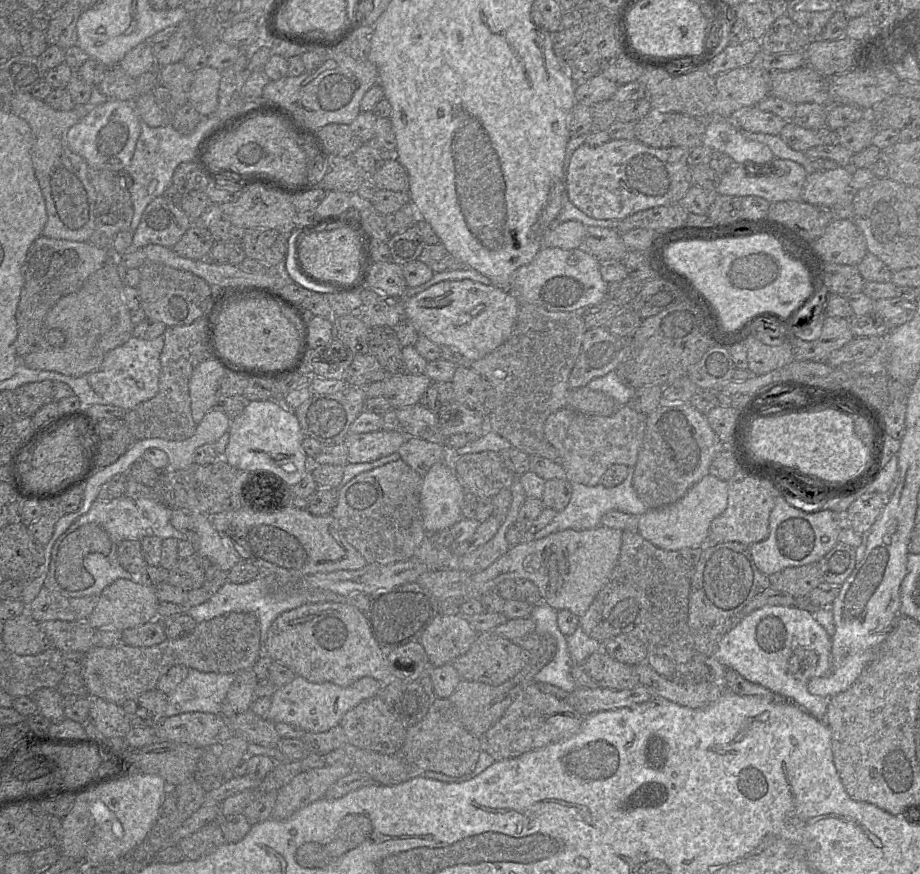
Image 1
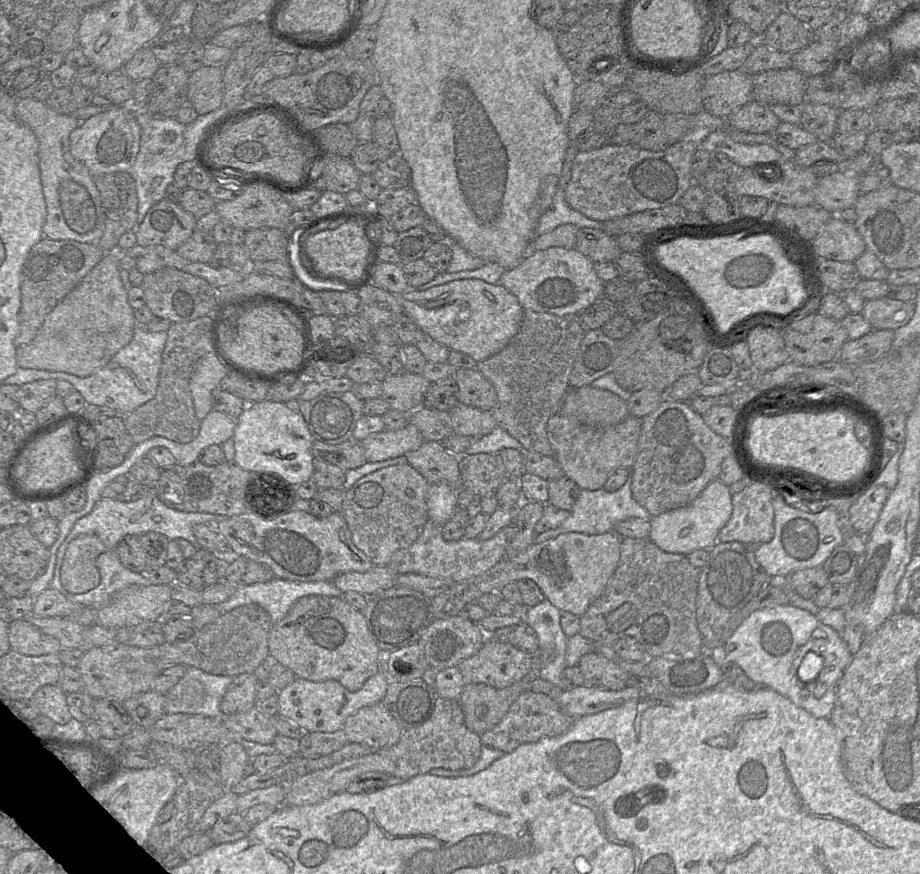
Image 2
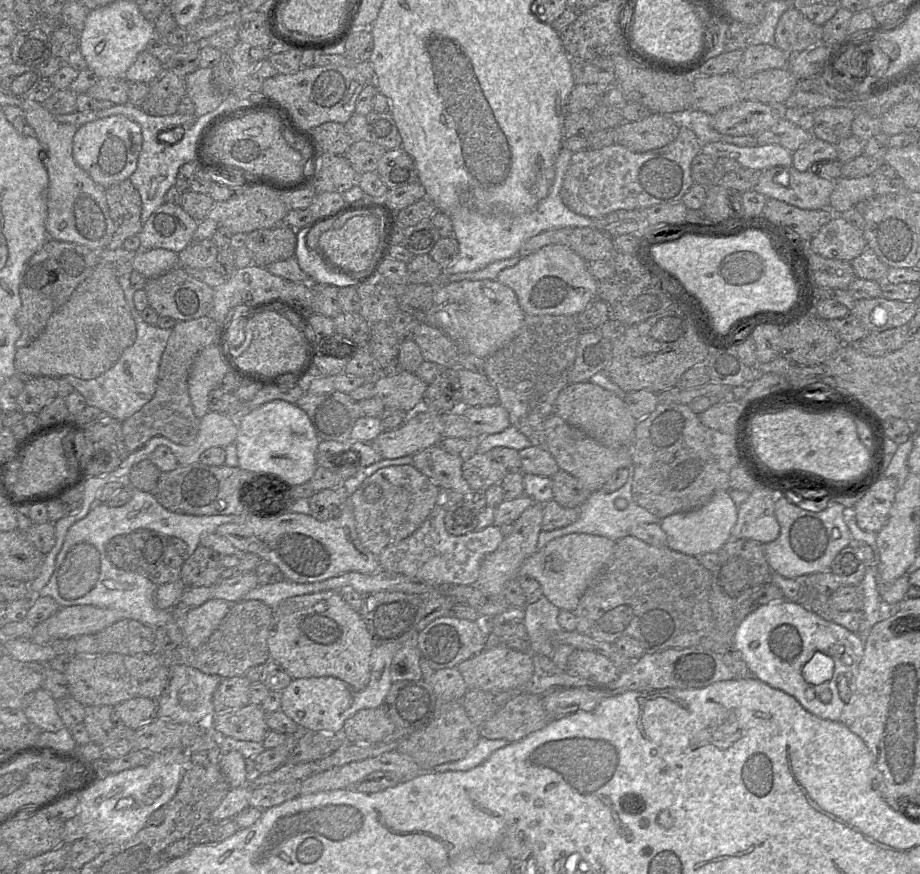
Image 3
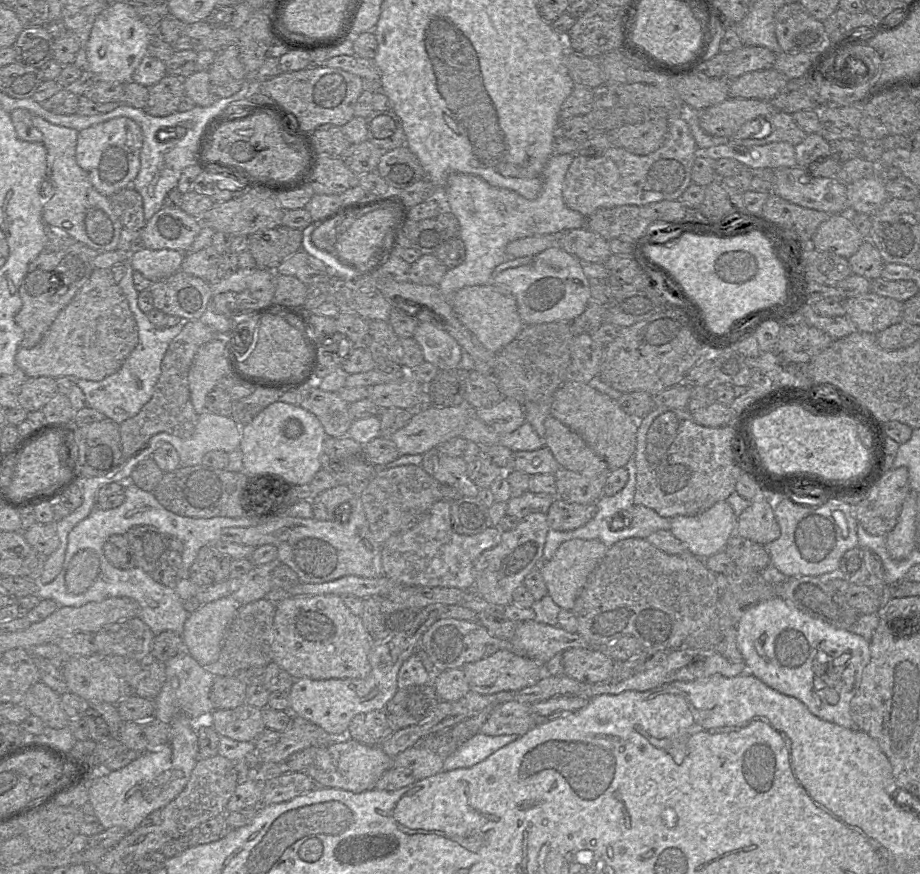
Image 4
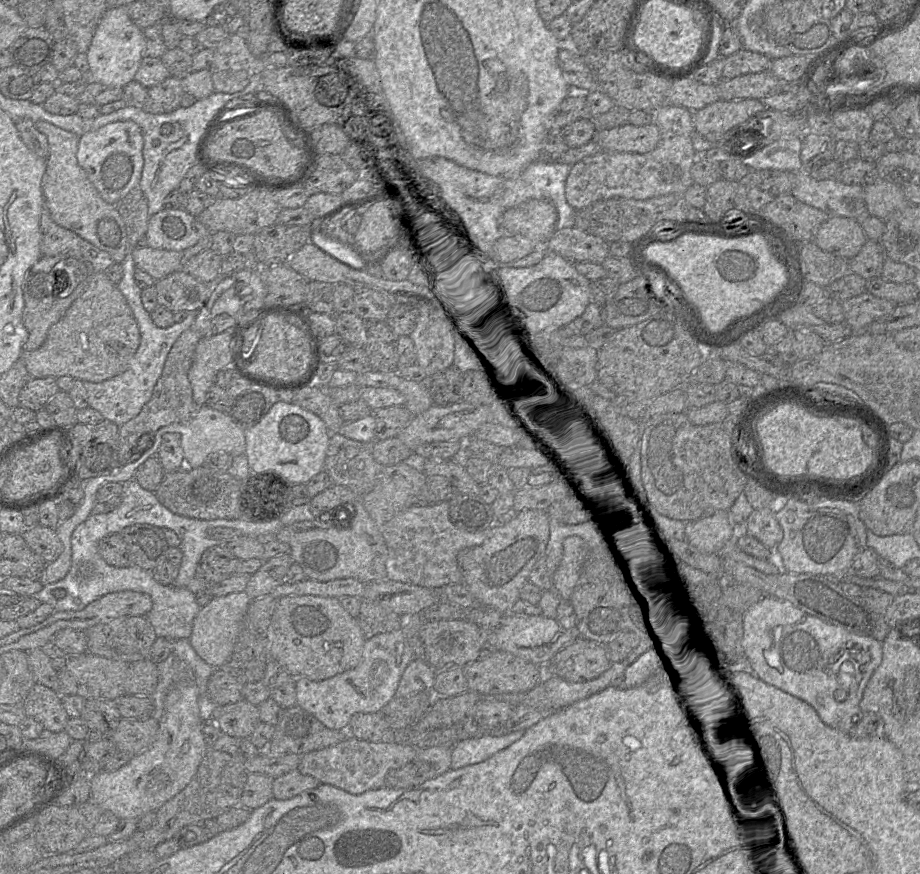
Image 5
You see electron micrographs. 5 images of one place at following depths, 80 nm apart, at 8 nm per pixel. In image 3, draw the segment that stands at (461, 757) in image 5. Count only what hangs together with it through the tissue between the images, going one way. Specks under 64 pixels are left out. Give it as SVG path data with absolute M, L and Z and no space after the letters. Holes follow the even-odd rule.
M480 737L473 749L464 758L438 765L434 768L434 772L468 771L485 762L493 752L508 744L510 742L505 739L486 739Z

